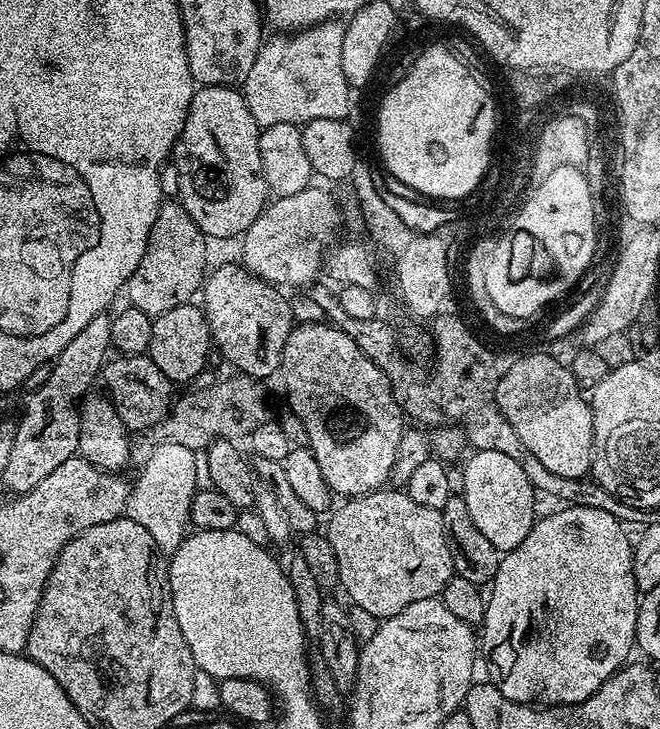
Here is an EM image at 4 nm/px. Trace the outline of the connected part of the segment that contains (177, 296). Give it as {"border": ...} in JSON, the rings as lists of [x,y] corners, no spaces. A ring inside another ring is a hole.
{"border":[[[174,200],[161,203],[158,218],[147,240],[146,252],[124,287],[129,305],[155,318],[176,306],[189,303],[194,298],[192,296],[199,293],[208,270],[206,243],[207,236],[182,204]]]}

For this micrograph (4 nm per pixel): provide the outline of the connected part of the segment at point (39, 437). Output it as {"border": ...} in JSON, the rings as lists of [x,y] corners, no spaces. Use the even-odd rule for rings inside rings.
{"border":[[[101,314],[90,318],[84,327],[72,341],[66,346],[66,350],[59,352],[47,369],[48,377],[44,385],[33,394],[24,408],[24,413],[16,420],[16,437],[14,438],[14,450],[10,450],[10,459],[6,466],[6,474],[2,478],[2,484],[9,488],[9,493],[23,494],[29,492],[42,478],[46,478],[53,470],[58,470],[62,462],[66,462],[72,456],[79,453],[78,426],[80,425],[80,401],[93,391],[92,383],[104,364],[104,355],[112,348],[112,316]]]}

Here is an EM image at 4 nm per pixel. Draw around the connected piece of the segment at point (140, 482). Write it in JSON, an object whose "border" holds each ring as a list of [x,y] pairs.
{"border":[[[157,444],[151,450],[152,460],[146,461],[140,477],[135,477],[124,516],[147,530],[161,554],[171,554],[190,532],[190,502],[198,491],[198,456],[193,449],[177,444]]]}

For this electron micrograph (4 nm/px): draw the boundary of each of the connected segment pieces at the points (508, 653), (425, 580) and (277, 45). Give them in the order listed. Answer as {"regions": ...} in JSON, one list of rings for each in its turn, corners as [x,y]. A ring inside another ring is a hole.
{"regions":[[[[564,506],[561,512],[552,512],[549,516],[541,515],[536,524],[526,534],[522,546],[512,552],[503,553],[498,574],[492,579],[490,591],[486,596],[486,614],[482,625],[482,656],[488,659],[487,679],[506,698],[519,704],[533,706],[551,706],[553,704],[577,704],[590,694],[594,694],[603,684],[629,663],[631,652],[634,652],[636,643],[636,627],[638,626],[638,610],[640,609],[641,591],[634,582],[634,562],[632,561],[633,541],[628,541],[624,533],[625,525],[602,509],[575,508]]],[[[388,486],[379,492],[345,499],[331,509],[328,518],[326,535],[330,546],[334,546],[334,558],[338,558],[339,587],[344,588],[353,605],[374,614],[379,621],[389,620],[394,614],[406,610],[410,602],[439,597],[446,582],[450,582],[454,575],[443,511],[414,502],[407,491]]],[[[336,18],[323,20],[321,24],[314,24],[310,28],[302,28],[291,34],[276,34],[273,40],[265,39],[261,43],[260,49],[258,50],[258,58],[254,58],[254,66],[250,66],[250,74],[246,74],[242,85],[246,106],[250,110],[250,114],[254,114],[254,122],[261,130],[270,126],[278,126],[279,124],[303,126],[309,124],[314,118],[349,119],[350,114],[348,114],[348,111],[352,108],[352,96],[354,96],[354,92],[353,89],[348,87],[346,74],[342,74],[342,38],[344,37],[345,25],[343,23],[339,24],[338,21],[339,19]]]]}

